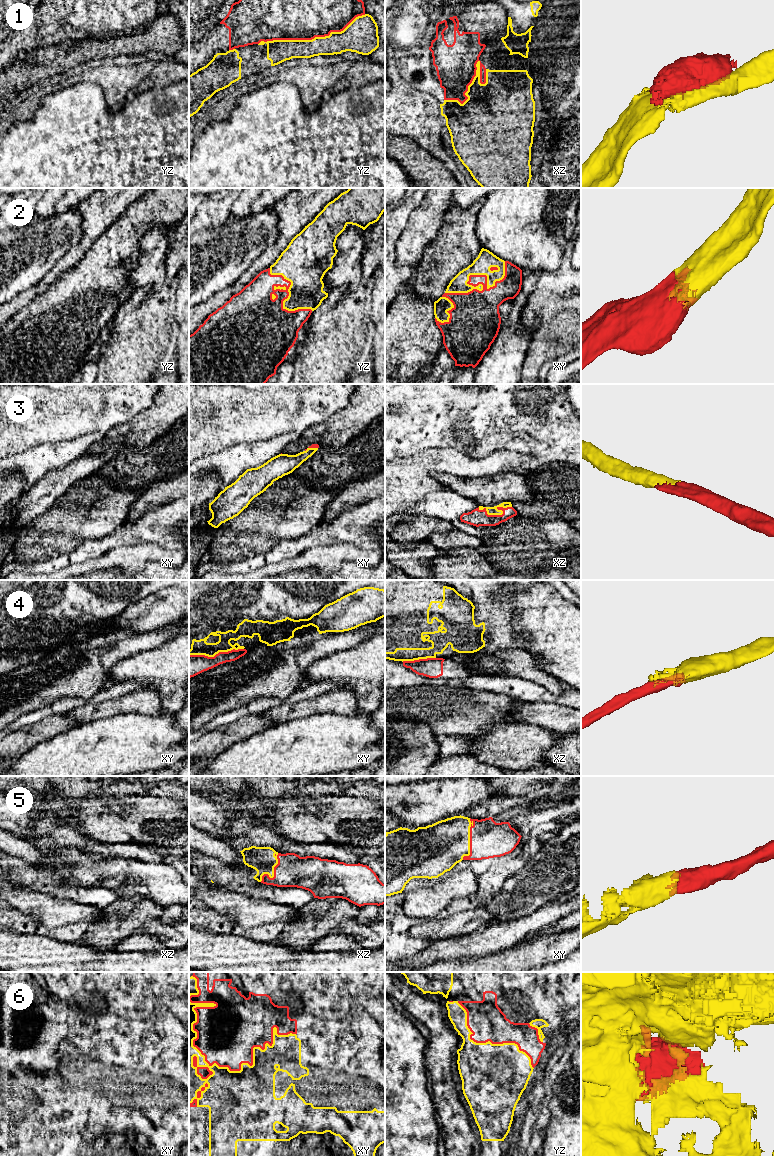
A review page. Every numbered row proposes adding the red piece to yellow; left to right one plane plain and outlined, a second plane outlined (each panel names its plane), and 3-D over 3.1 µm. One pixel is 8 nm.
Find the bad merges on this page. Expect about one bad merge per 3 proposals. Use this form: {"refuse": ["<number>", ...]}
{"refuse": ["1", "4"]}

